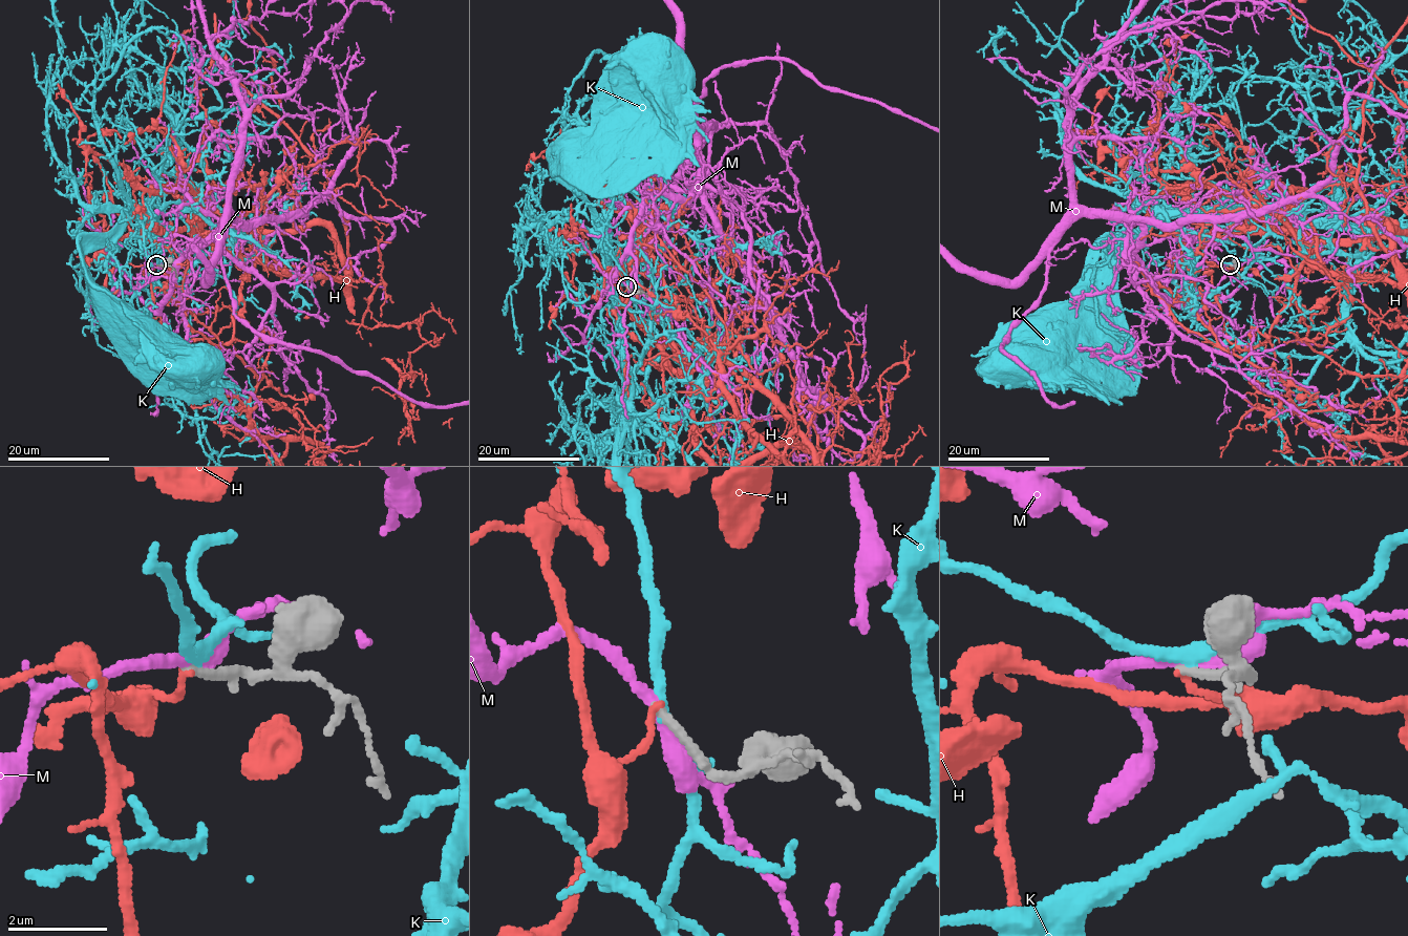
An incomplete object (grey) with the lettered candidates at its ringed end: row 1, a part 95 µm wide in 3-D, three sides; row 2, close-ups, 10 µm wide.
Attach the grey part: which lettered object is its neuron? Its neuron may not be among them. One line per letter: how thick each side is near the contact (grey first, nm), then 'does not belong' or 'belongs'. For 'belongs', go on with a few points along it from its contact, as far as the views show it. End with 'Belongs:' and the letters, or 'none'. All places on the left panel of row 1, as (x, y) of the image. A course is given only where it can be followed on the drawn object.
H: calibres 160 and 120 nm; does not belong
K: calibres 170 and 200 nm; does not belong
M: calibres 200 and 320 nm; does not belong
Belongs: none

